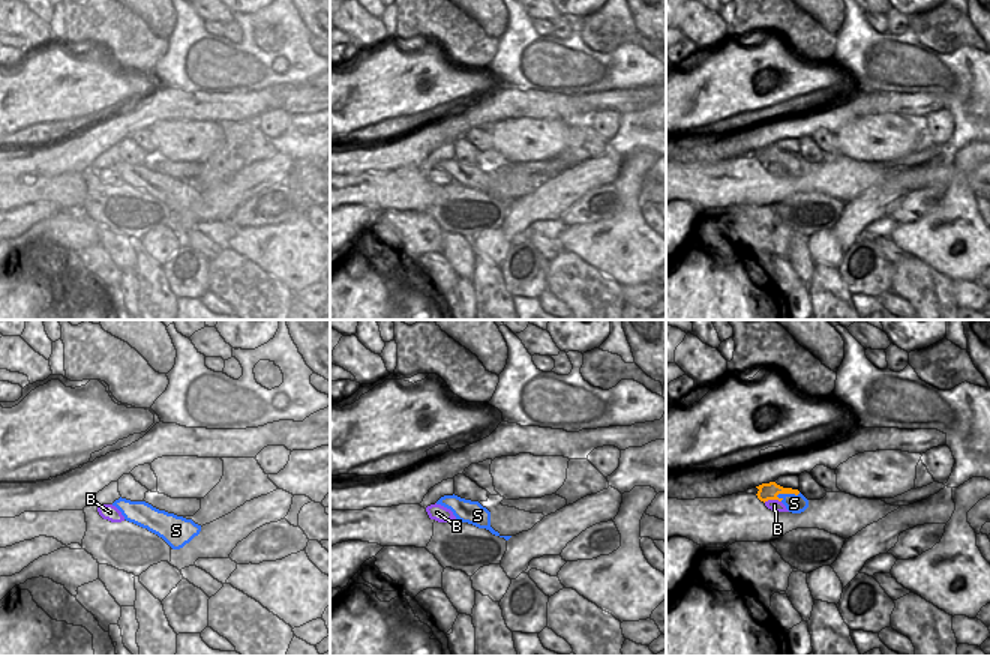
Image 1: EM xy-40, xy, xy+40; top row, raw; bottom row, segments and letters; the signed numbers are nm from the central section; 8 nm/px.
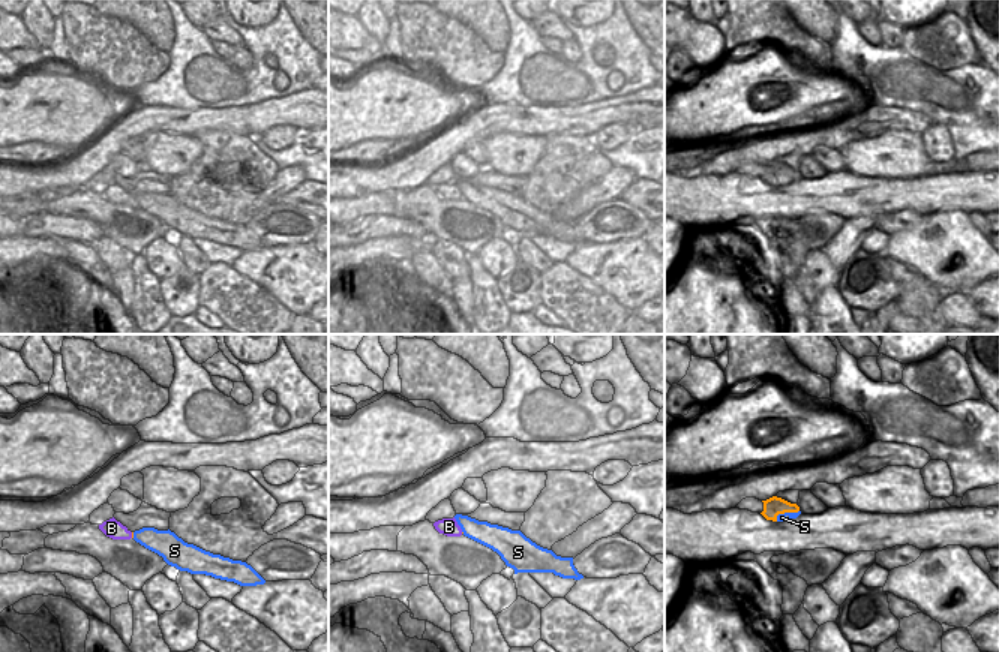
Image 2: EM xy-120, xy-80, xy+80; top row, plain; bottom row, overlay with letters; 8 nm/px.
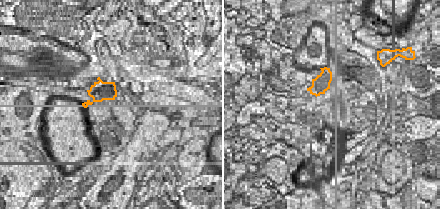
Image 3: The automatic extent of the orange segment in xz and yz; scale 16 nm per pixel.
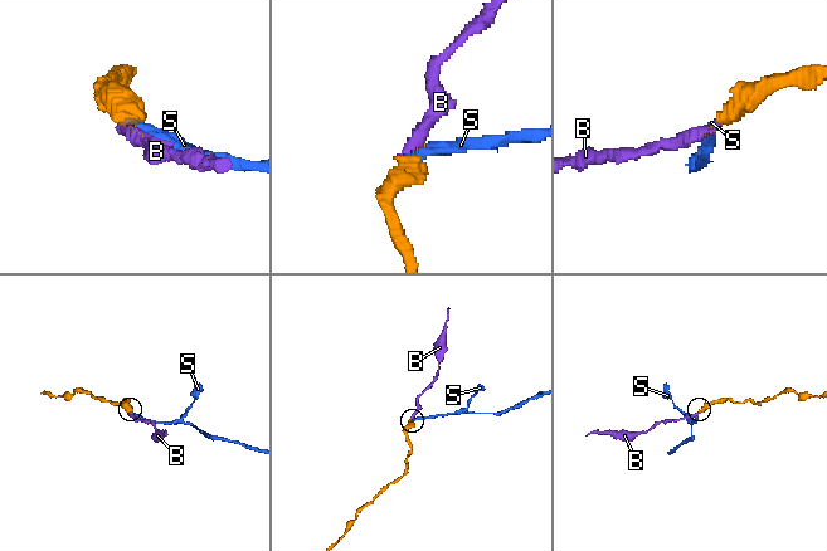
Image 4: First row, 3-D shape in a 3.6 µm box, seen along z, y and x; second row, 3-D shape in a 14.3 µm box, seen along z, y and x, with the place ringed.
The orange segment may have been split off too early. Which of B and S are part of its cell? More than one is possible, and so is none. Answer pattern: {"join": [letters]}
{"join": ["B"]}

